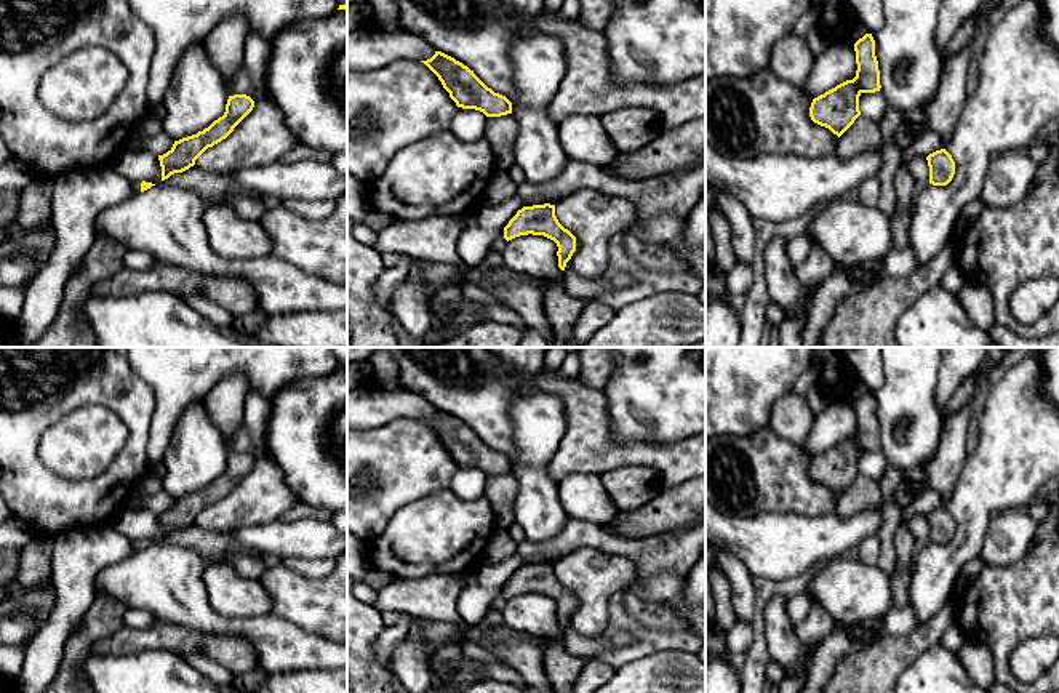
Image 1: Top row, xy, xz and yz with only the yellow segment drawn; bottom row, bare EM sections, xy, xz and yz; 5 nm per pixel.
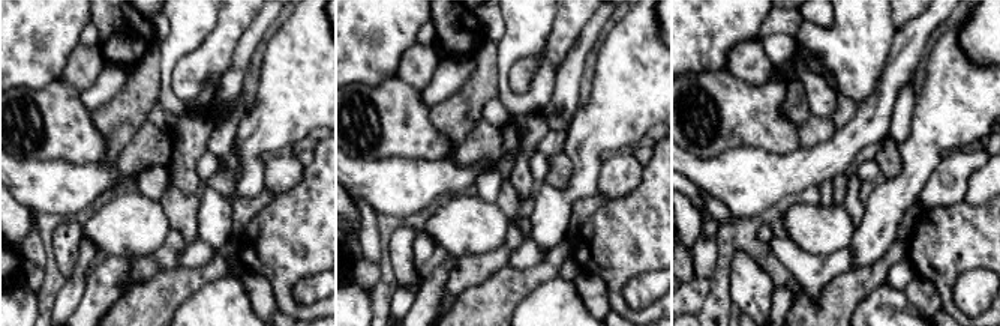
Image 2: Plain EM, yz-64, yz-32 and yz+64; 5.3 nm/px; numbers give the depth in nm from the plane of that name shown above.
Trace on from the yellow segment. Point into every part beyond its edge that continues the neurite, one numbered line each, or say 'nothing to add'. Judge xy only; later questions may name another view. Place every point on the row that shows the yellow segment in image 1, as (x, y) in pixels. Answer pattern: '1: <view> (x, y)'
nothing to add

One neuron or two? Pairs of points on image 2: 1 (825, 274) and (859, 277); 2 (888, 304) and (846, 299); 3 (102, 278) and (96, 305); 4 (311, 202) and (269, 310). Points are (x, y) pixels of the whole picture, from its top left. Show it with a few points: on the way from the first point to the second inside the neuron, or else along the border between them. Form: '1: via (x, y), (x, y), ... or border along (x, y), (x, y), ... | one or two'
1: border along (850, 268), (840, 272), (816, 299), (807, 295) | two
2: border along (886, 280), (874, 287), (853, 310) | two
3: via (102, 284), (96, 299) | one
4: border along (272, 295), (278, 308) | two

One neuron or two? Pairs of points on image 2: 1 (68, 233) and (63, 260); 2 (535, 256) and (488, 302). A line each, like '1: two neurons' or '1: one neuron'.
1: one neuron
2: two neurons

